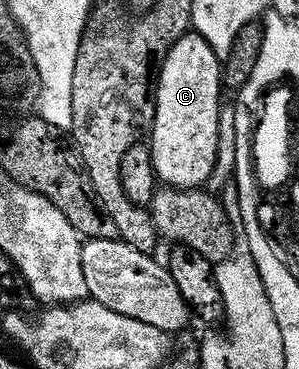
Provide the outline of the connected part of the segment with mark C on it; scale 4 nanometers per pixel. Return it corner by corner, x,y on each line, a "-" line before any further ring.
186,33
171,45
171,53
161,66
157,81
157,97
153,104
155,117
151,120
149,152
153,158
153,168
162,184
182,189
201,189
213,175
217,163
217,130
221,127
221,72
222,60
213,52
213,47
201,35

